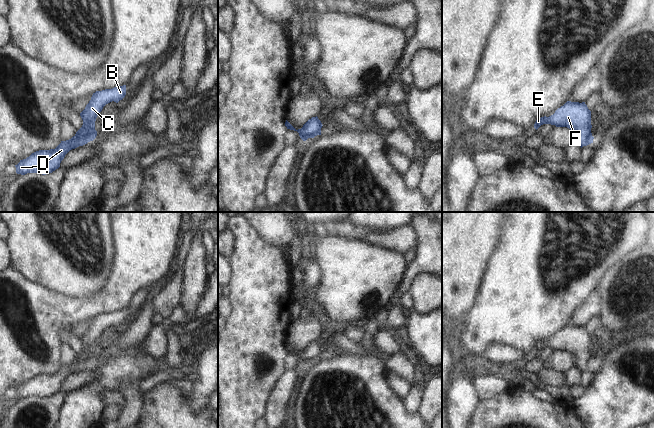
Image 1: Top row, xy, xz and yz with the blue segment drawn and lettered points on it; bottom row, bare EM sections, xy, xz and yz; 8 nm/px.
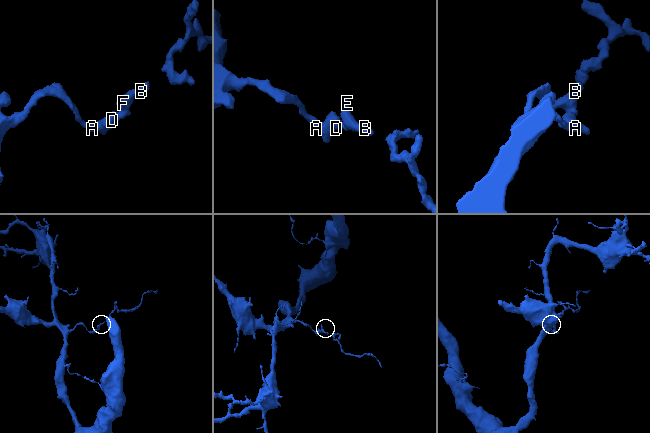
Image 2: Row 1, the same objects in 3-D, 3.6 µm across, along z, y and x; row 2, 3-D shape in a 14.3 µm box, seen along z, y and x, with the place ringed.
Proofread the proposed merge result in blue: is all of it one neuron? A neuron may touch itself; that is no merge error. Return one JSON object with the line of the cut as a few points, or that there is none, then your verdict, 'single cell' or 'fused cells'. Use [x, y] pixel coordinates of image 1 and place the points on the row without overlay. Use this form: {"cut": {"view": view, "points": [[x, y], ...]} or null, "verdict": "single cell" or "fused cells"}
{"cut": null, "verdict": "single cell"}

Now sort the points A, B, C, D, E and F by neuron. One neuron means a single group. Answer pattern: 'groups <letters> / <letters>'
groups A B C D E F

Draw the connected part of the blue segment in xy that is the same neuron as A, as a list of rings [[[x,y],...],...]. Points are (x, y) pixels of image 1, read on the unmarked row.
[[[126,309],[93,317],[91,324],[80,337],[83,349],[76,358],[69,364],[61,365],[55,373],[39,374],[26,383],[20,384],[15,389],[16,397],[21,399],[27,397],[46,399],[58,393],[61,385],[70,374],[83,370],[96,362],[95,345],[103,331],[112,325],[118,327],[125,319]]]

